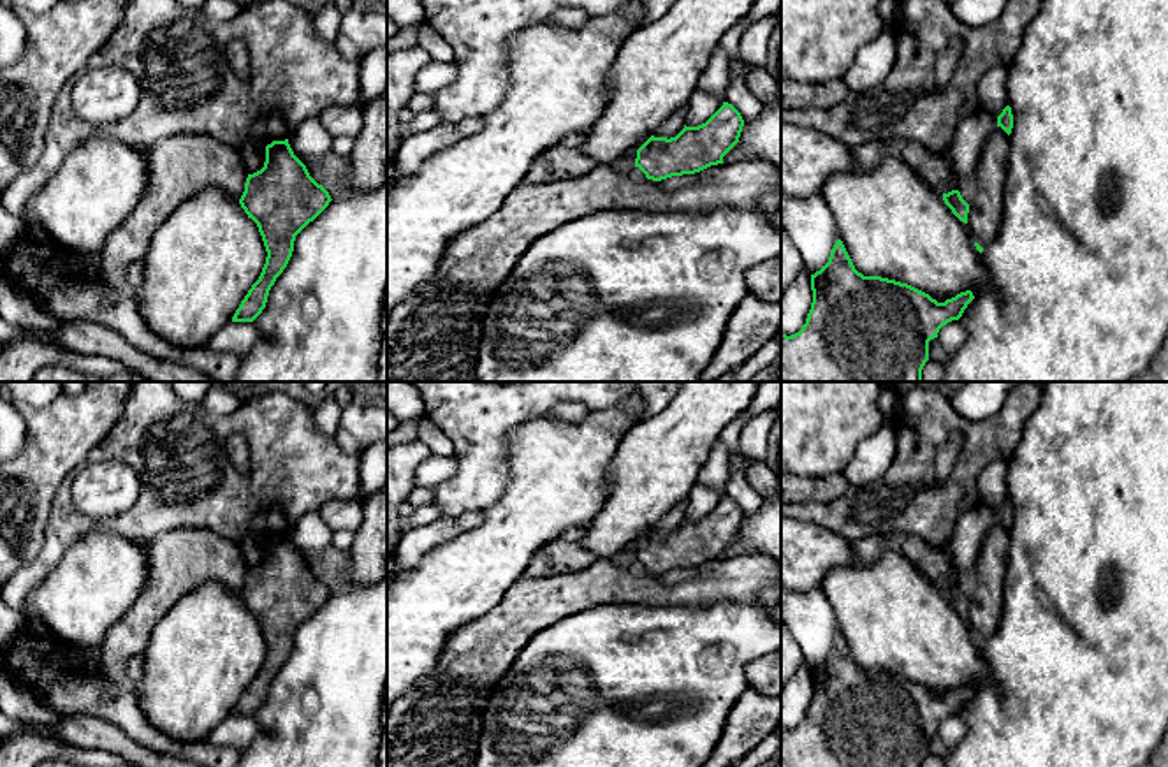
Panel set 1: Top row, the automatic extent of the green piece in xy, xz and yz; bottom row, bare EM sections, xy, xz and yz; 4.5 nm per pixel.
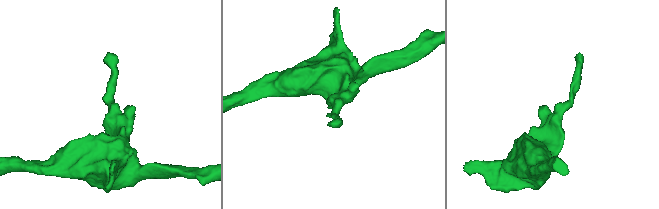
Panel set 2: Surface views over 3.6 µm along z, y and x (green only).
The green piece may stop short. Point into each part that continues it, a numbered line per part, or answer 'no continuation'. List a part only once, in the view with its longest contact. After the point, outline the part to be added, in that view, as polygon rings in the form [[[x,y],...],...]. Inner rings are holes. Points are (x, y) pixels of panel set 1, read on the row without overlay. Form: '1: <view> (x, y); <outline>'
1: xy (182, 560); [[[172,530],[148,542],[148,581],[102,644],[102,672],[125,686],[123,663],[141,653],[155,625],[190,591],[218,581],[239,595],[248,572],[236,540],[209,530]]]

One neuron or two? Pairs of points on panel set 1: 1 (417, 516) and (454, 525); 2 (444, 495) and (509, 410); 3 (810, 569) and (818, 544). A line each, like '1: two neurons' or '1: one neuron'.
1: two neurons
2: one neuron
3: one neuron

